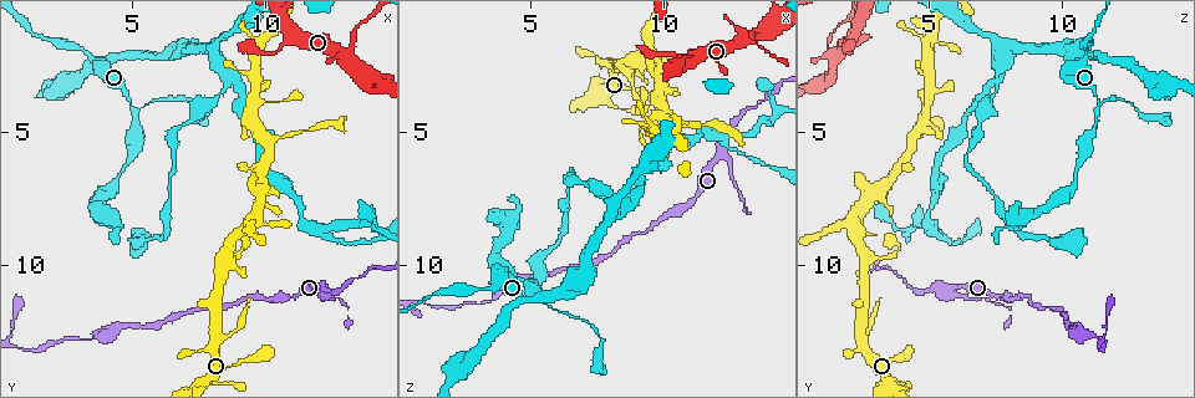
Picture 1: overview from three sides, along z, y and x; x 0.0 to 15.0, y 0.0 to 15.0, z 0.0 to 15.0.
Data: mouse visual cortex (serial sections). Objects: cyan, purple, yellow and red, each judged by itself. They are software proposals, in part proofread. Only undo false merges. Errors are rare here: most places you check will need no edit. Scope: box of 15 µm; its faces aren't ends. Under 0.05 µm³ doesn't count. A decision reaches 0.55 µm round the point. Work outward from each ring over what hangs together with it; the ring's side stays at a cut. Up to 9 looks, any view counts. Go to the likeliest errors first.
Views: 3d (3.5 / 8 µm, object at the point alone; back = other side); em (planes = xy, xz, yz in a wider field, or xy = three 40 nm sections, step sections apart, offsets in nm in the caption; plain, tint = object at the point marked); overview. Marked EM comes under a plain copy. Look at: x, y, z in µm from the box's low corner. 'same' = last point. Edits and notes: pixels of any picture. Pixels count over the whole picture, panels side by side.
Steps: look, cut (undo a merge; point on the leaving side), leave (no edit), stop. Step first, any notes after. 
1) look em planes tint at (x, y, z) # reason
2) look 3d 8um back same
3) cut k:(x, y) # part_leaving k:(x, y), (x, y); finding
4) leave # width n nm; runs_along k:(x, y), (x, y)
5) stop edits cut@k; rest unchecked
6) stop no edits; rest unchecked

look 3d 3.5um at (5.2, 4.2, 11.3) # three-way junction

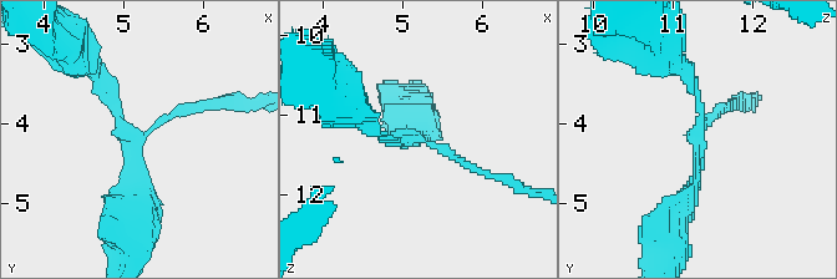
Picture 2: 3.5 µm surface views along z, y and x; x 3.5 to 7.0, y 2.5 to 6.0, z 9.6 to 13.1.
look em xy step 1 tint at (5.10, 4.20, 11.30) # arms 3; arm_widths 100, 150, 250 nm; need the tissue

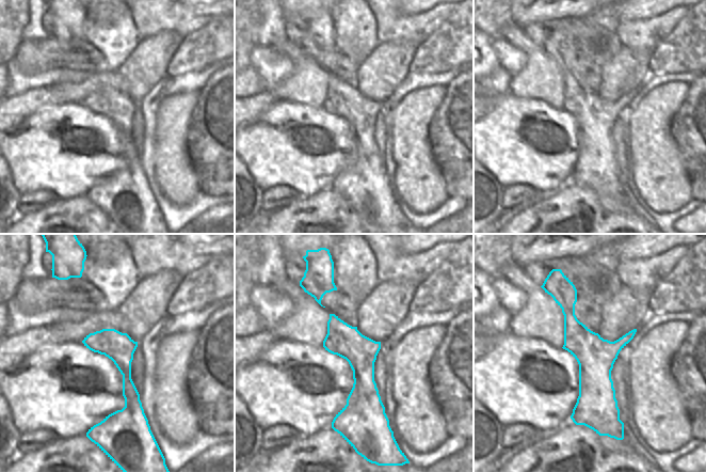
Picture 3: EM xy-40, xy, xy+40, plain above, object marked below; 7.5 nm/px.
leave # all the same cell

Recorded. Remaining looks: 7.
look 3d 3.5um at (12.2, 10.8, 5.9)

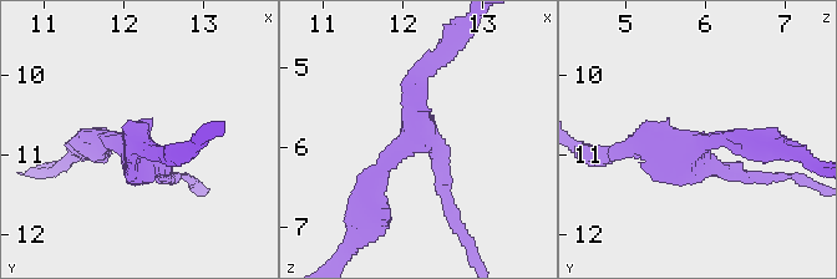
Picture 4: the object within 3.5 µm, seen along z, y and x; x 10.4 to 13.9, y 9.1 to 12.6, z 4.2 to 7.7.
look em xy step 2 tint at (12.20, 10.90, 5.90) # need the tissue

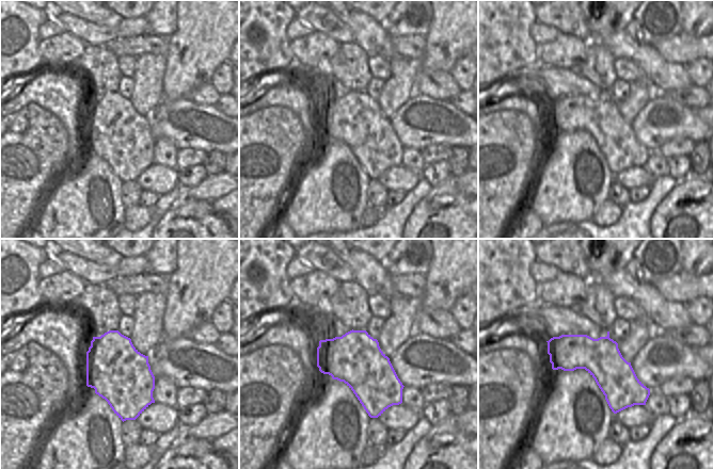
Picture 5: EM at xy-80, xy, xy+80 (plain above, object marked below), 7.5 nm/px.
leave # runs_along 4:(374, 212), (431, 62); continuous, no second cell

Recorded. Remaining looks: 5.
look 3d 3.5um back at (13.2, 2.0, 1.2) # thin arm on a thick one

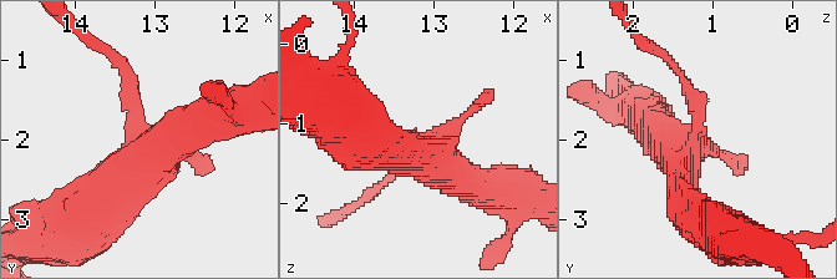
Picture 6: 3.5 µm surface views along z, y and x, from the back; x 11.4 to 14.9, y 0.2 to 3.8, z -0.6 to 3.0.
look em xy step 2 tint at (13.15, 1.95, 1.25)

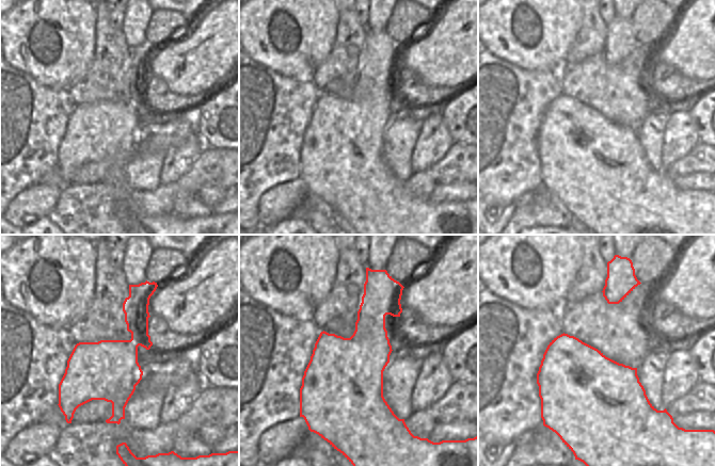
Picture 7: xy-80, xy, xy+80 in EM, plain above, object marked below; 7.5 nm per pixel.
leave # one cell here

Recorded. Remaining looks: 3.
look 3d 3.5um at (10.0, 5.4, 4.3)

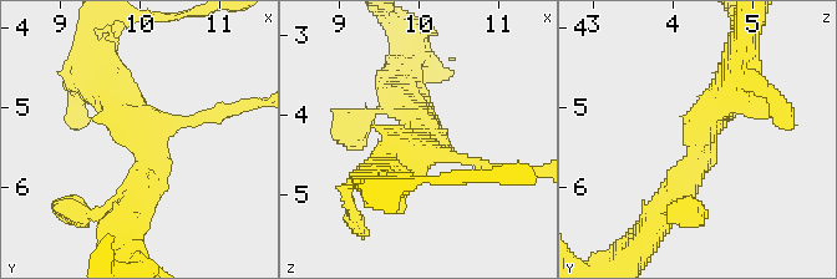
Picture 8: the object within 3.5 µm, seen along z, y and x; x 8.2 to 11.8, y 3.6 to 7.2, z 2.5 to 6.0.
look em planes tint at (10.05, 5.35, 4.40) # arms 3; arm_widths 150, 400, 400 nm; shape alone is not enough

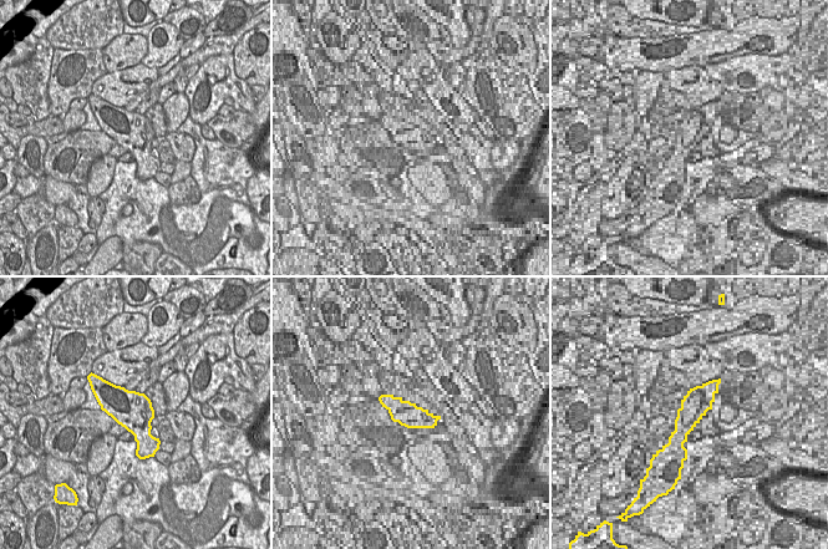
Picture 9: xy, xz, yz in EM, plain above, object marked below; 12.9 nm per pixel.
leave # width 480 nm; runs_along 8:(668, 204), (739, 77); one cell here

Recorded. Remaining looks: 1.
stop no edits; rest unchecked

